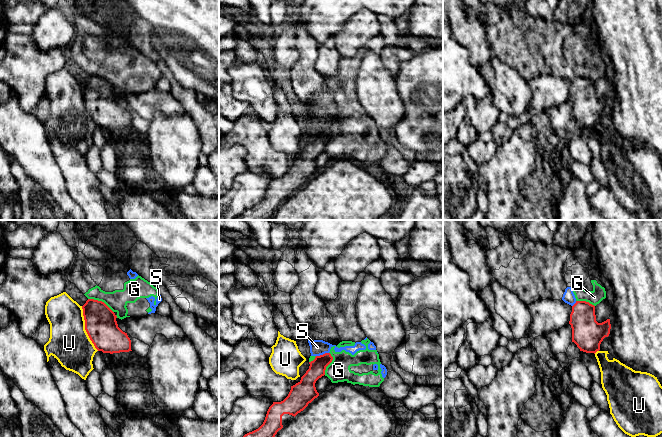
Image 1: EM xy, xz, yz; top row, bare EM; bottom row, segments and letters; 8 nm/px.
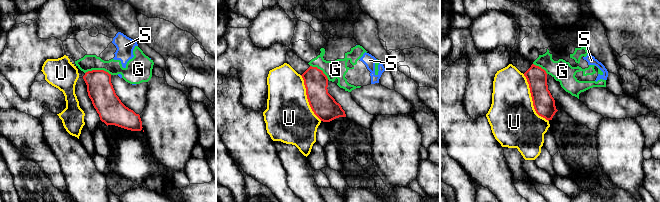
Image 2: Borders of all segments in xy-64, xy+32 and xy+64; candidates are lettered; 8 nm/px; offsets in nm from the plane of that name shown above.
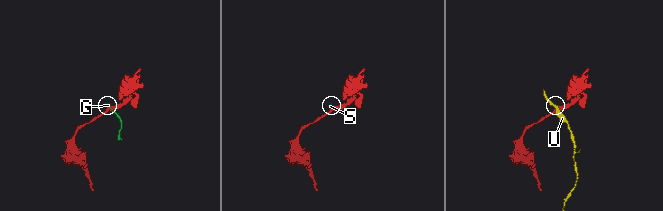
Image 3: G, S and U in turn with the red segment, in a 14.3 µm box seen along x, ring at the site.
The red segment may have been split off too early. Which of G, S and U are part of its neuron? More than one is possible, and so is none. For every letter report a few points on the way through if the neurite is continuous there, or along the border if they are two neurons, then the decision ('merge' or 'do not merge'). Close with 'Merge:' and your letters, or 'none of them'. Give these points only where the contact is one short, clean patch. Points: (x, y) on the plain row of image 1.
G: border xy (88, 74), (101, 76), (113, 88); do not merge
S: border xz (328, 128), (316, 132); do not merge
U: do not merge
Merge: none of them

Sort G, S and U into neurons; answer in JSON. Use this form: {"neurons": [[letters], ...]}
{"neurons": [["G", "S"], ["U"]]}

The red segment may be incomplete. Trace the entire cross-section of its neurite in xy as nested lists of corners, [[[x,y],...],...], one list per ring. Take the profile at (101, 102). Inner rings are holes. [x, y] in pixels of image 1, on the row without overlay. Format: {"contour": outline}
{"contour": [[[88,75],[82,82],[85,106],[98,127],[120,129],[131,126],[131,116],[117,100],[115,89],[102,77]]]}

